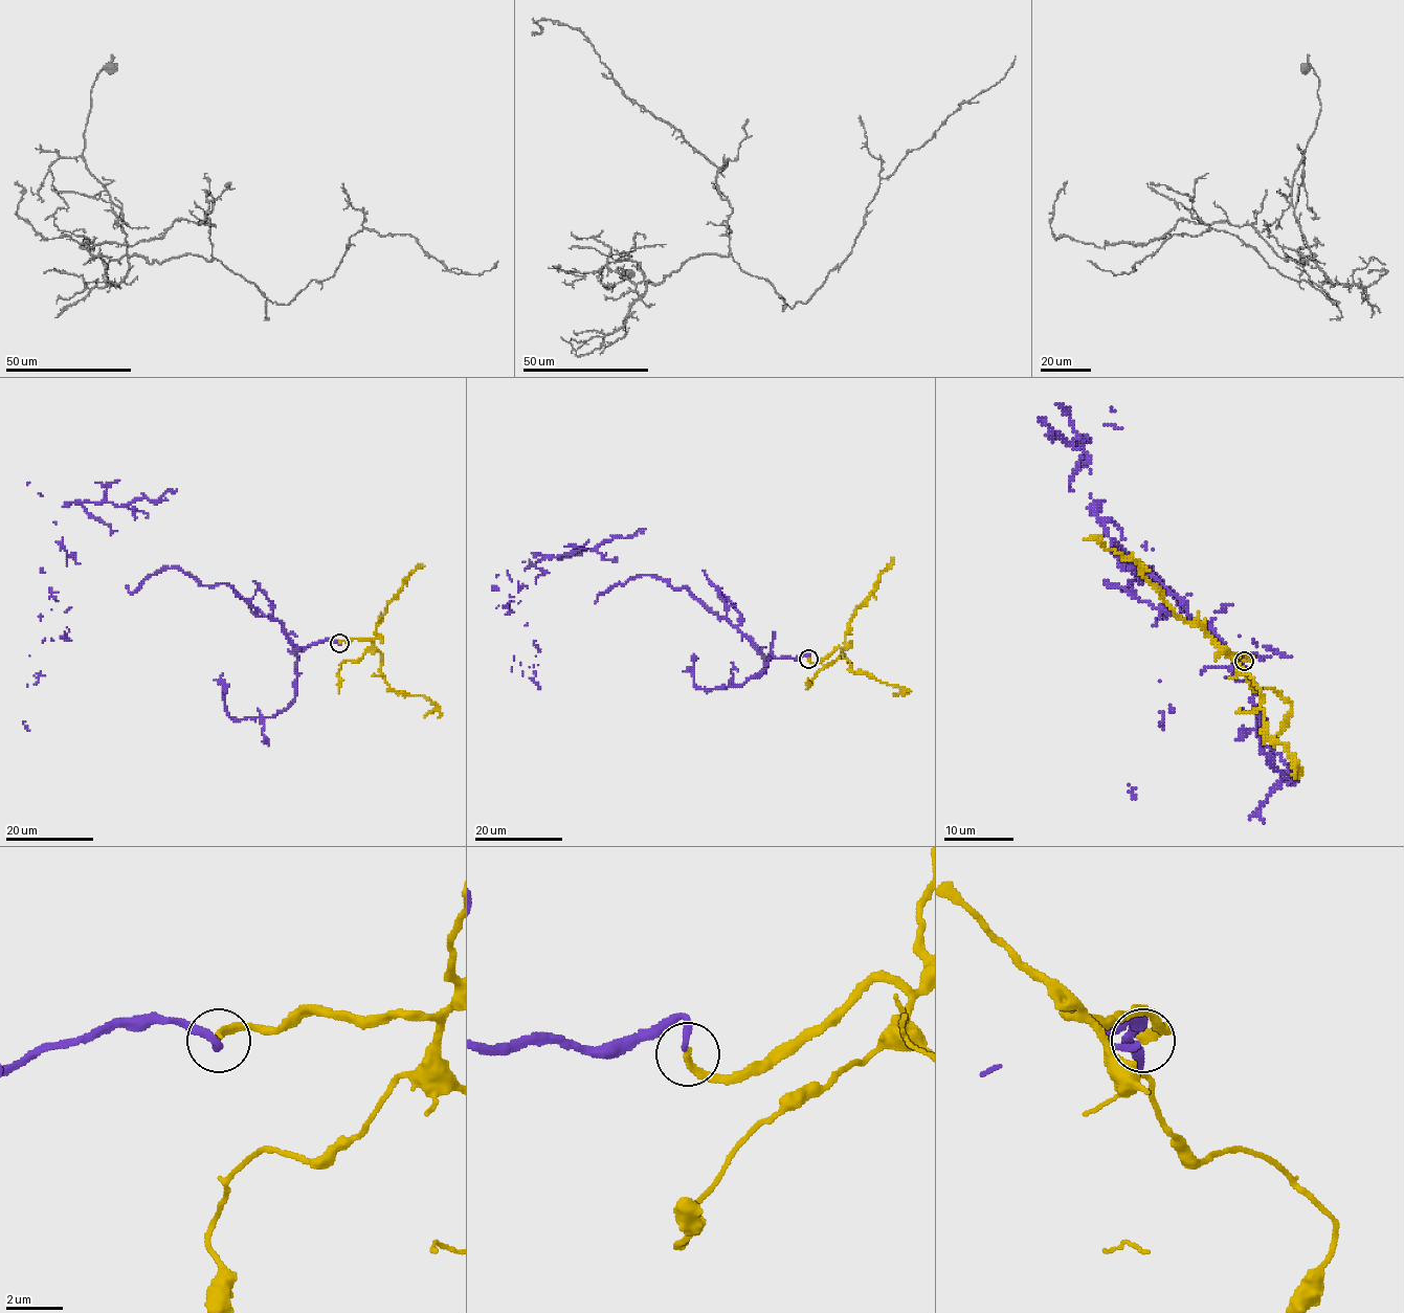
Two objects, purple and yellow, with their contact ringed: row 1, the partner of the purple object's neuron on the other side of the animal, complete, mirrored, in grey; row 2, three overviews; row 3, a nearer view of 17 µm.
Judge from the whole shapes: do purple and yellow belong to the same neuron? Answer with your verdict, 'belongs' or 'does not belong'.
belongs

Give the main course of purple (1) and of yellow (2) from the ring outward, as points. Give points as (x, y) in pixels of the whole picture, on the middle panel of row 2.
1: (808, 659), (764, 657), (686, 587), (653, 575), (632, 576), (596, 601), (496, 607), (491, 587), (499, 588)
2: (808, 659), (820, 662), (838, 648), (844, 648), (850, 619), (872, 594), (879, 574), (892, 557)

